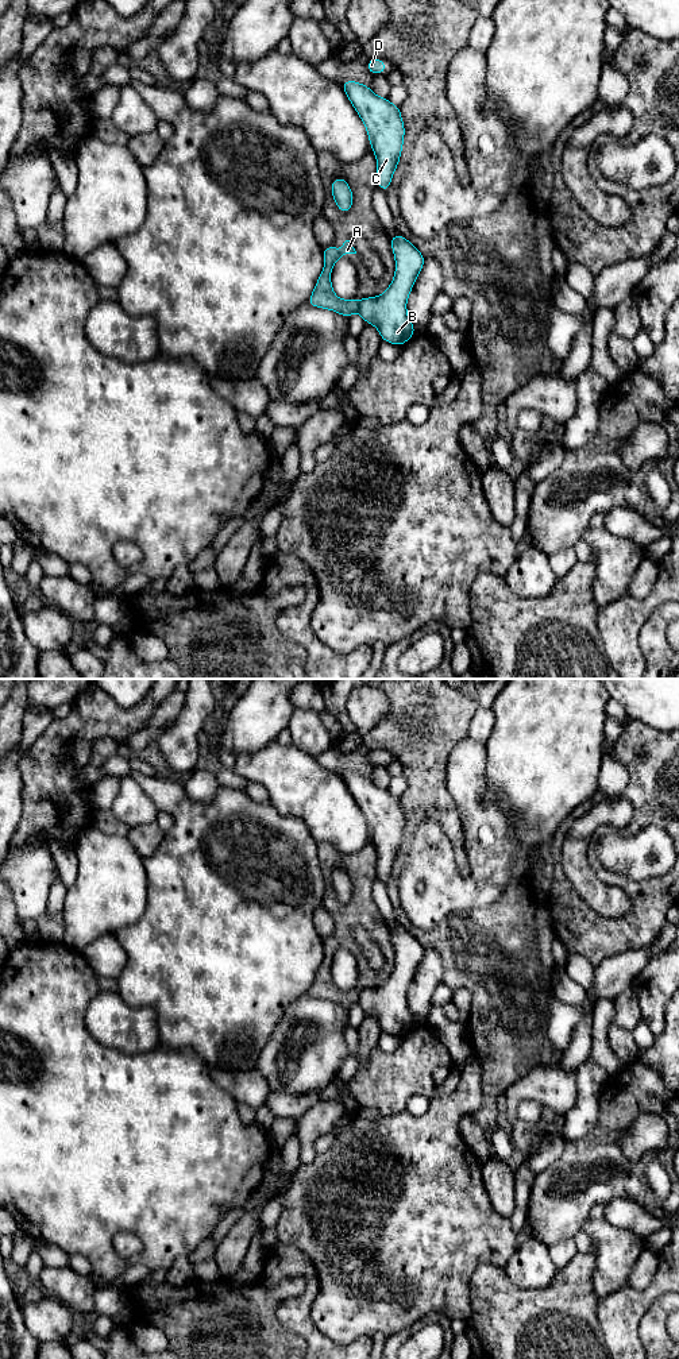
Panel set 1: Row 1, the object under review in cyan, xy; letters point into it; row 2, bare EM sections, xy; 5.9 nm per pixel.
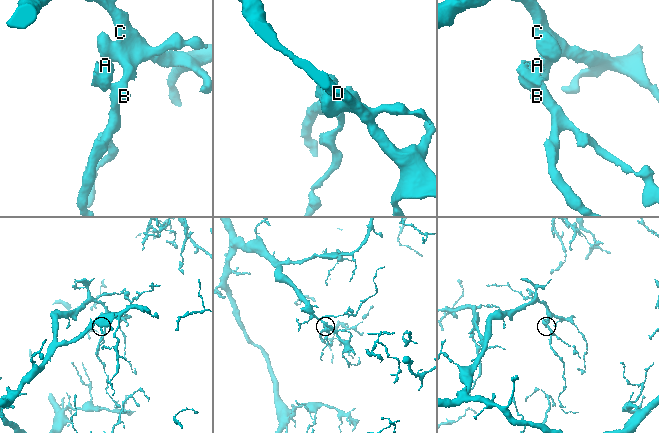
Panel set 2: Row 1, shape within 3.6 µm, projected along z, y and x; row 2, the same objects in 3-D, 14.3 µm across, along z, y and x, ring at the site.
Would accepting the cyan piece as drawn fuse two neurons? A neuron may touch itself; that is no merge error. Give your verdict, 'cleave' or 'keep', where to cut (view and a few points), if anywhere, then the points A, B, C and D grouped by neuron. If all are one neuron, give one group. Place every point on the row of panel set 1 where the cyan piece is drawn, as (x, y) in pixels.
cleave | xy (361, 301), (357, 311) | A / B C D

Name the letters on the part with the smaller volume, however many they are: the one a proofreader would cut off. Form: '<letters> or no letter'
A

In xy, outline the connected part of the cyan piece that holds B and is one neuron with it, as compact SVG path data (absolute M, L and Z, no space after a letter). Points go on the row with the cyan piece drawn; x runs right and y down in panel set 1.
M402 233L389 236L396 259L394 278L382 296L366 297L358 312L366 324L378 328L382 341L404 345L414 333L406 301L425 263L425 256Z

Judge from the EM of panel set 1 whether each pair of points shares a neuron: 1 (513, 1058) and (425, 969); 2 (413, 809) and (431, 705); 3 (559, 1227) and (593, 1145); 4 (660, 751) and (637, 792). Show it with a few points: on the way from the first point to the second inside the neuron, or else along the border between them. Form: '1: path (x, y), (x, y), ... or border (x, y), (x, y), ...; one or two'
1: border (432, 950), (438, 953), (442, 962), (442, 981); two
2: path (425, 783), (425, 730); one
3: path (559, 1207), (562, 1196), (593, 1165); one
4: path (660, 761), (647, 782); one

